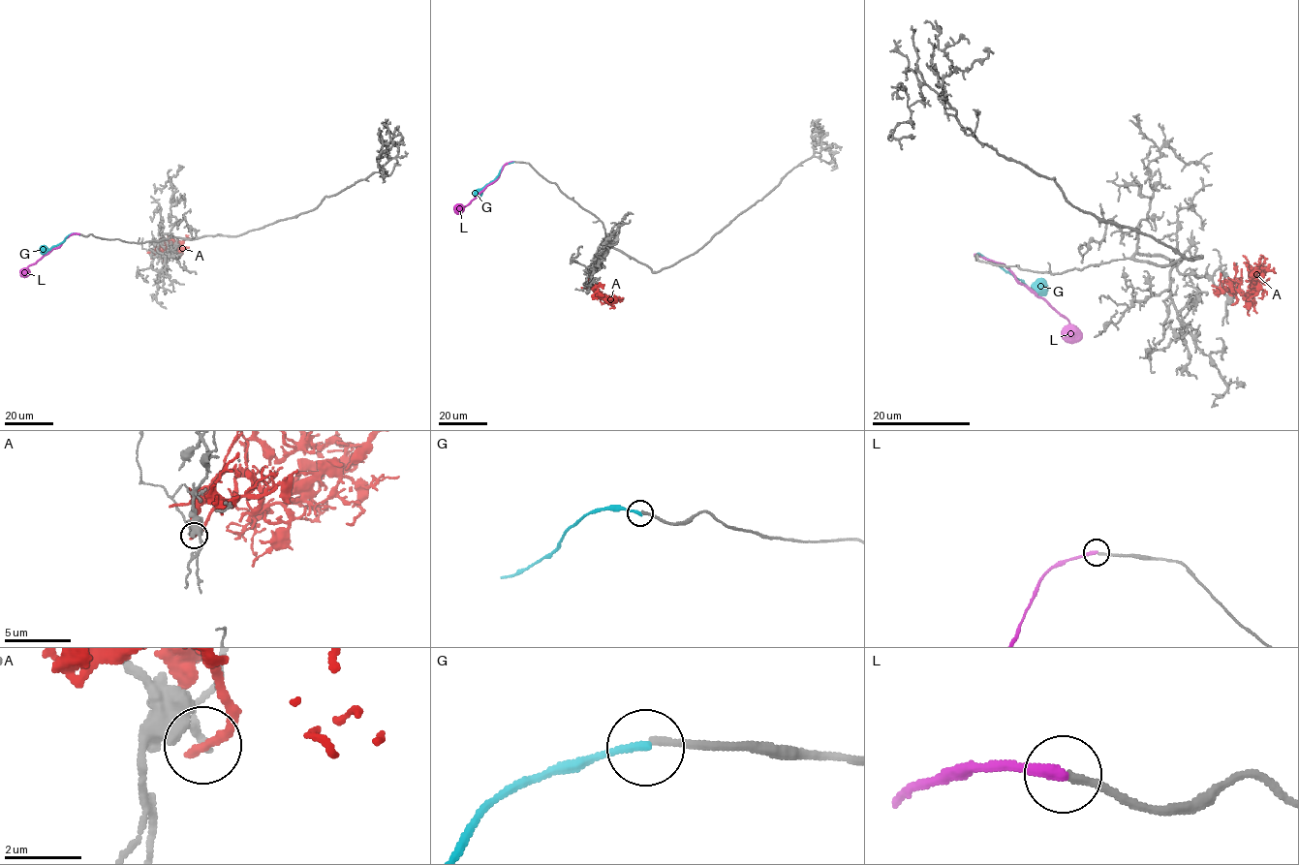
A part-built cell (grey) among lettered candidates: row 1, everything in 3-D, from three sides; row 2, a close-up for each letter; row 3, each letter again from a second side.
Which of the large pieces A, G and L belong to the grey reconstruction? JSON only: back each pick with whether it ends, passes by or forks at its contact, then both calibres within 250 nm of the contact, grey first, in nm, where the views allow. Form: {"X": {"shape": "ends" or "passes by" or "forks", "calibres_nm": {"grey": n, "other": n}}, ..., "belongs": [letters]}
{"L": {"shape": "ends", "calibres_nm": {"grey": 190, "other": 300}}, "belongs": ["L"]}

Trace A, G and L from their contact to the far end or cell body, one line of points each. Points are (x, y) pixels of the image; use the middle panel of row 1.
A: (585, 288), (598, 291), (605, 299), (595, 293)
G: (513, 162), (505, 165), (496, 177), (475, 197)
L: (513, 161), (508, 163), (499, 176), (466, 205), (455, 208)

